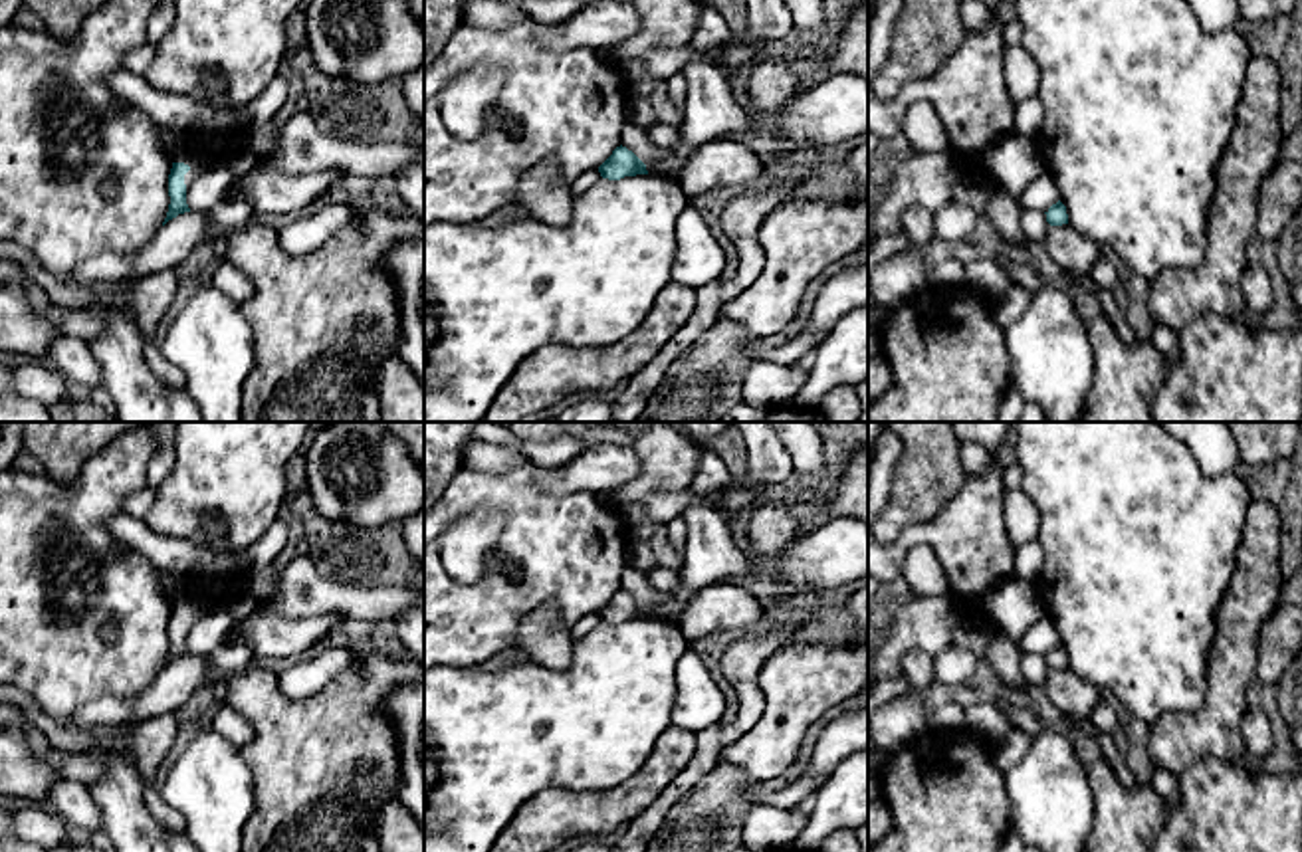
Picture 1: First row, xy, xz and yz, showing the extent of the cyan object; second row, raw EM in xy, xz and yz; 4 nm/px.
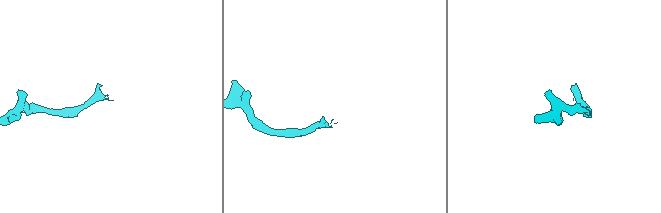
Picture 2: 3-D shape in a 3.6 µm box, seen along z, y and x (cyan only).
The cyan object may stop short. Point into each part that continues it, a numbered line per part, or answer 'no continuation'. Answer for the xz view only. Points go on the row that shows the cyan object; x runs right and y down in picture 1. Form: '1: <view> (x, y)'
1: xz (712, 109)

